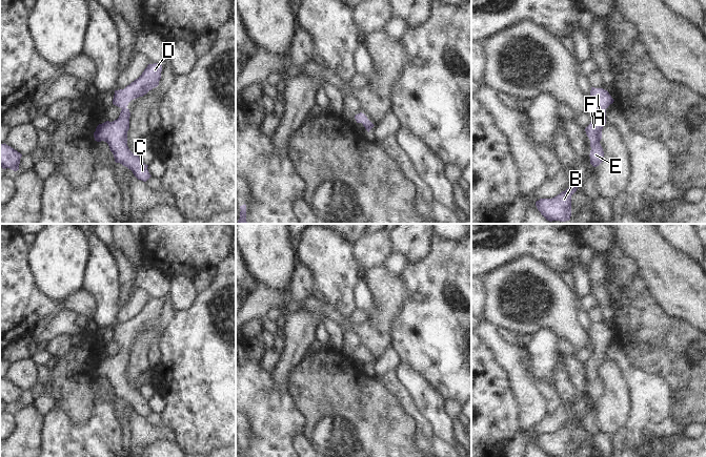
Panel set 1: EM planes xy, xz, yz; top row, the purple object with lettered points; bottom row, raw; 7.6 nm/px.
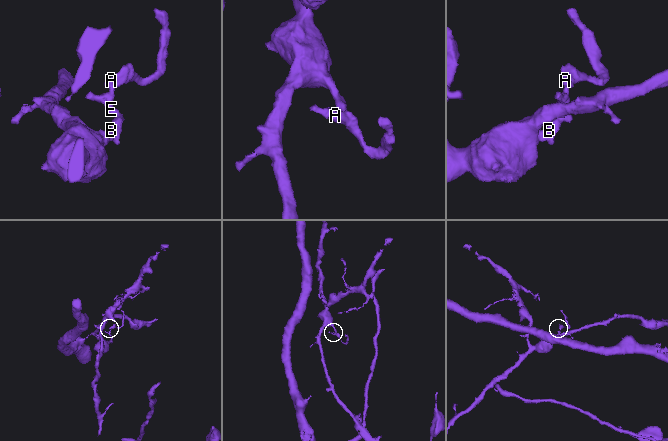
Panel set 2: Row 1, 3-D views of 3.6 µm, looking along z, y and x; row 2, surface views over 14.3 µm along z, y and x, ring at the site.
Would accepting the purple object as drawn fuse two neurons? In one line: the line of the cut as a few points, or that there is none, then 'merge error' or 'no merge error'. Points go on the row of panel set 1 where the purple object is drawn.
no cut | no merge error

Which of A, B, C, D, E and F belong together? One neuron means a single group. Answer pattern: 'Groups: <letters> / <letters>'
Groups: A B C D E F.

